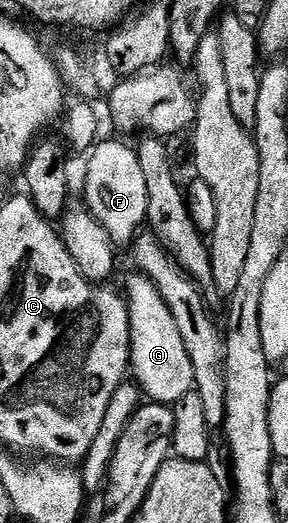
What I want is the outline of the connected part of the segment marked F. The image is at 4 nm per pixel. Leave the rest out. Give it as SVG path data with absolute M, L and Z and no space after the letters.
M104 139L88 152L83 202L107 231L114 248L128 248L147 223L147 177L143 177L139 157L132 146L117 139Z

